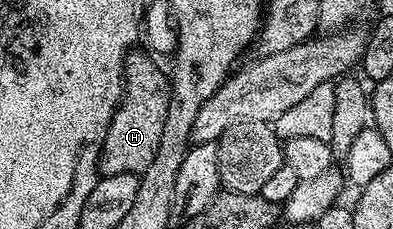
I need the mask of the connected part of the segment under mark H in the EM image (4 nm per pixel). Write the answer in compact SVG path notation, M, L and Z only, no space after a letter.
M133 49L124 61L124 96L110 120L110 128L100 150L101 175L143 174L146 168L150 168L158 152L158 144L162 144L162 128L166 125L166 112L170 112L172 84L166 70L164 74L163 68L155 62L157 59L141 50Z

